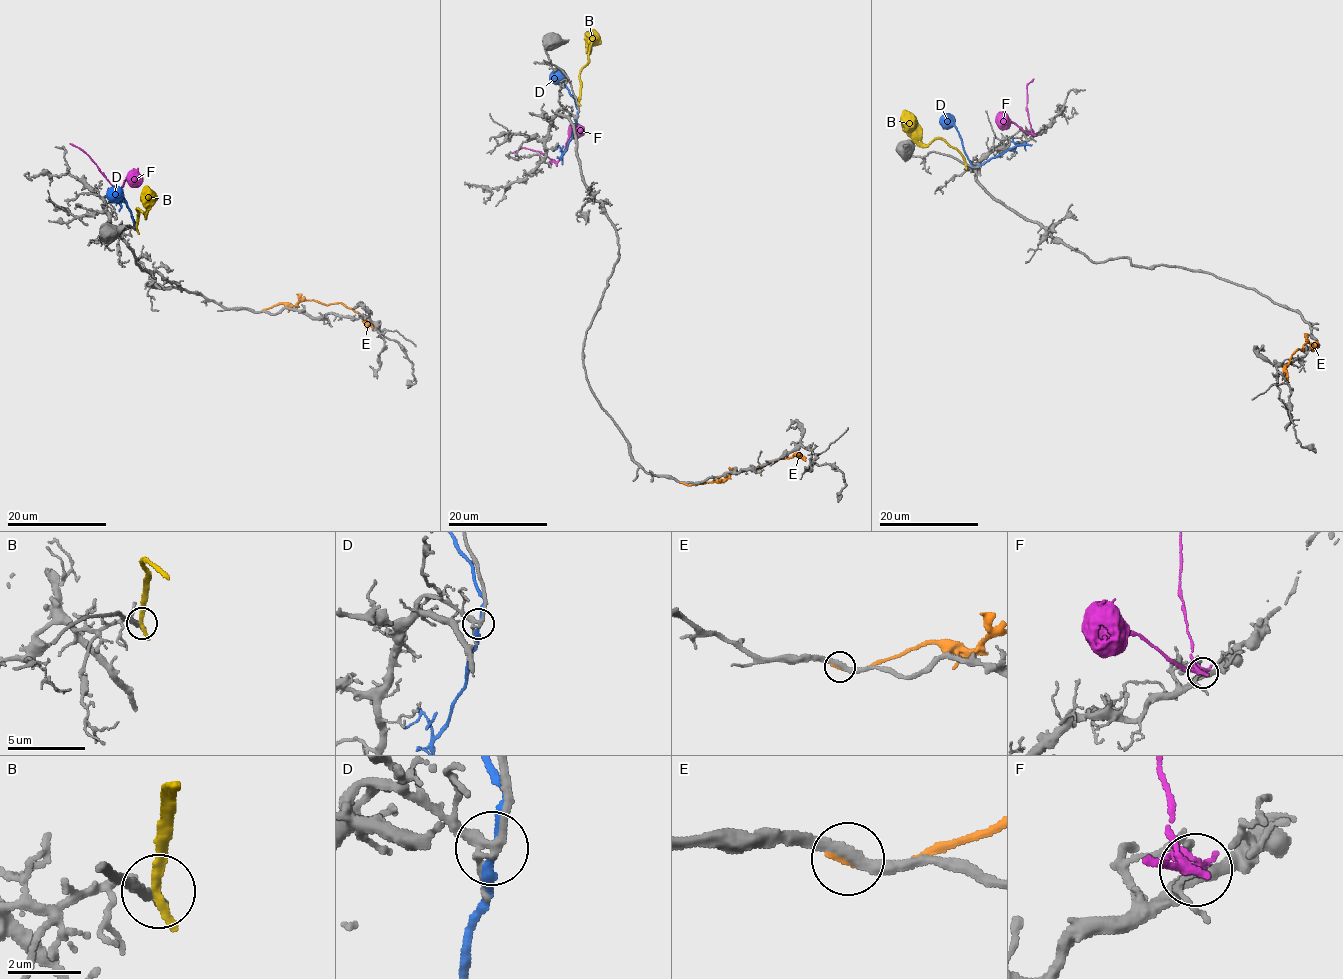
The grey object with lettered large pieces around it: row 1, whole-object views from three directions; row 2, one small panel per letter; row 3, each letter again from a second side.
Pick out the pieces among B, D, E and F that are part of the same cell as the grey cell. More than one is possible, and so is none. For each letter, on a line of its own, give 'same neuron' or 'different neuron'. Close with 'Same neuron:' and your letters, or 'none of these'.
B: different neuron
D: different neuron
E: different neuron
F: different neuron
Same neuron: none of these

